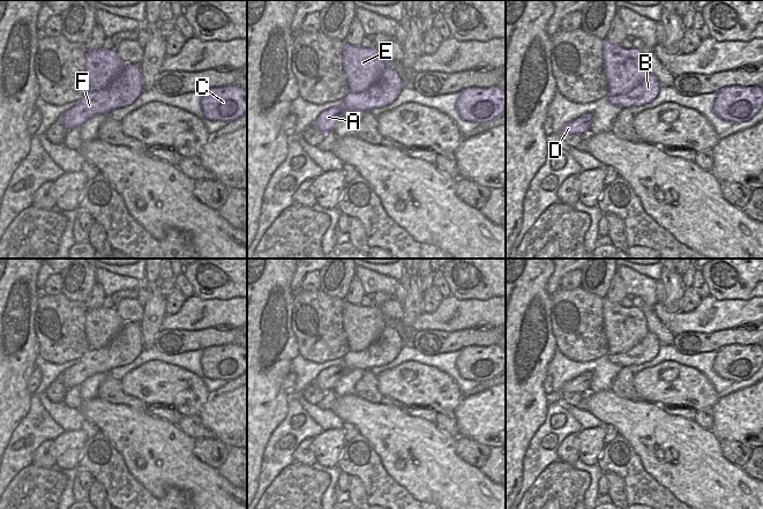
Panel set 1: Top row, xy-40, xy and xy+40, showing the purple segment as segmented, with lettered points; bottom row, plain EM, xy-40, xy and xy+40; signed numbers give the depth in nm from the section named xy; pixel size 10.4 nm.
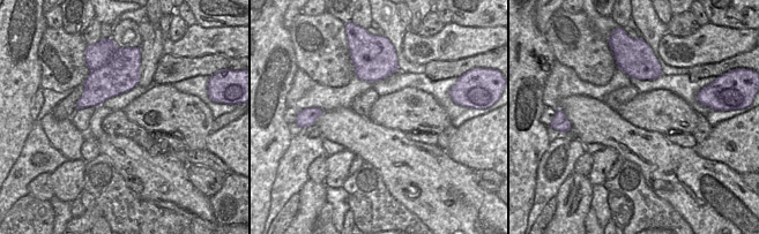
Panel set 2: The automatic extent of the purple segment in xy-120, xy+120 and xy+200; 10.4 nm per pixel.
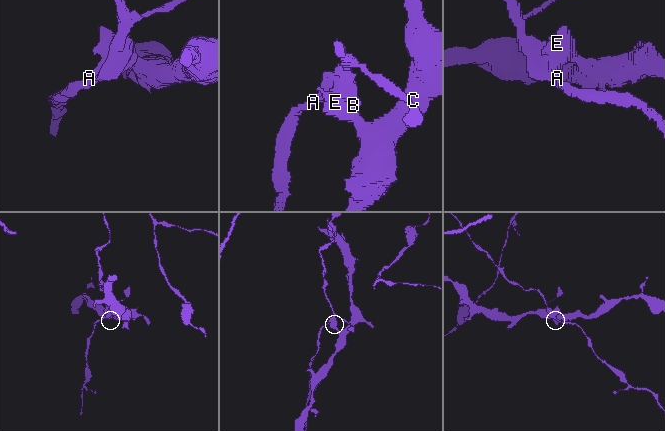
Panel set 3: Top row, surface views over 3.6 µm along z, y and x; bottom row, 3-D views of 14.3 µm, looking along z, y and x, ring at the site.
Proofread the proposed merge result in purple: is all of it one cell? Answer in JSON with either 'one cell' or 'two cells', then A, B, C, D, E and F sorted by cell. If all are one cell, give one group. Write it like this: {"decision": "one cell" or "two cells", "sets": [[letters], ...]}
{"decision": "two cells", "sets": [["A", "B", "D", "F"], ["C", "E"]]}

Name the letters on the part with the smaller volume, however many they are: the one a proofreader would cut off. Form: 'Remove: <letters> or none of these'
Remove: A, B, D, F.

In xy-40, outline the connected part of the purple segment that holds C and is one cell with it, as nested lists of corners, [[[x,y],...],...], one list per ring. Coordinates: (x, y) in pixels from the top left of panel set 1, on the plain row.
[[[235,343],[205,347],[201,365],[203,375],[208,379],[237,379],[247,372],[247,349]]]

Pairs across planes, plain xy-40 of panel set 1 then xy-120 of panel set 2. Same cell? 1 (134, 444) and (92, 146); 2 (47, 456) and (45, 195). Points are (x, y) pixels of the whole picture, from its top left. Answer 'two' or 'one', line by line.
1: two
2: one

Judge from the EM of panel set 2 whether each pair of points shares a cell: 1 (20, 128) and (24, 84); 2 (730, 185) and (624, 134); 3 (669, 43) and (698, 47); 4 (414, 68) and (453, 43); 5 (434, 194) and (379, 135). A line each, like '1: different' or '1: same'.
1: same
2: same
3: same
4: different
5: same

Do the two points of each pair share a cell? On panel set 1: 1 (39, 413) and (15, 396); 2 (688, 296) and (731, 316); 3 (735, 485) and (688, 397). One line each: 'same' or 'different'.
1: different
2: different
3: different

